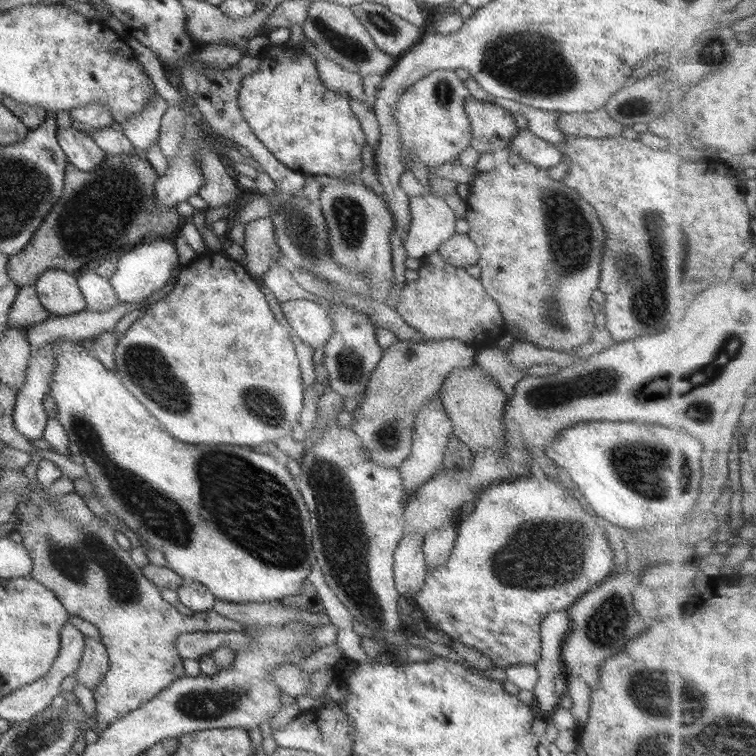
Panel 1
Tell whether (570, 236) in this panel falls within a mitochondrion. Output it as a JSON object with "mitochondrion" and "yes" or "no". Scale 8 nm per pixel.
{"mitochondrion":"yes"}

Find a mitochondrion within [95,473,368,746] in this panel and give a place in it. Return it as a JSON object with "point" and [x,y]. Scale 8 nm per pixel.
{"point":[198,705]}

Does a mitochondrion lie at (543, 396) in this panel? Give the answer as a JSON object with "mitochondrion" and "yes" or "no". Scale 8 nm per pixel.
{"mitochondrion":"yes"}

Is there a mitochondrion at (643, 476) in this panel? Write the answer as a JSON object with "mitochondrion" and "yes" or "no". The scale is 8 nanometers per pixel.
{"mitochondrion":"yes"}

